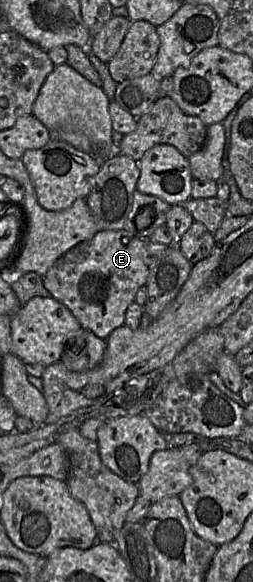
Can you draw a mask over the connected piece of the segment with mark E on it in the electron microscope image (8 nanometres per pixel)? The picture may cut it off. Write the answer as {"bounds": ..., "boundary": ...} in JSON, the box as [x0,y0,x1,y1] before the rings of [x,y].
{"bounds":[43,230,149,339],"boundary":[[[99,230],[91,239],[81,242],[62,255],[43,277],[43,285],[52,298],[65,305],[81,327],[102,339],[125,323],[128,306],[135,301],[138,289],[147,283],[149,267],[144,262],[147,241],[121,230]]]}

